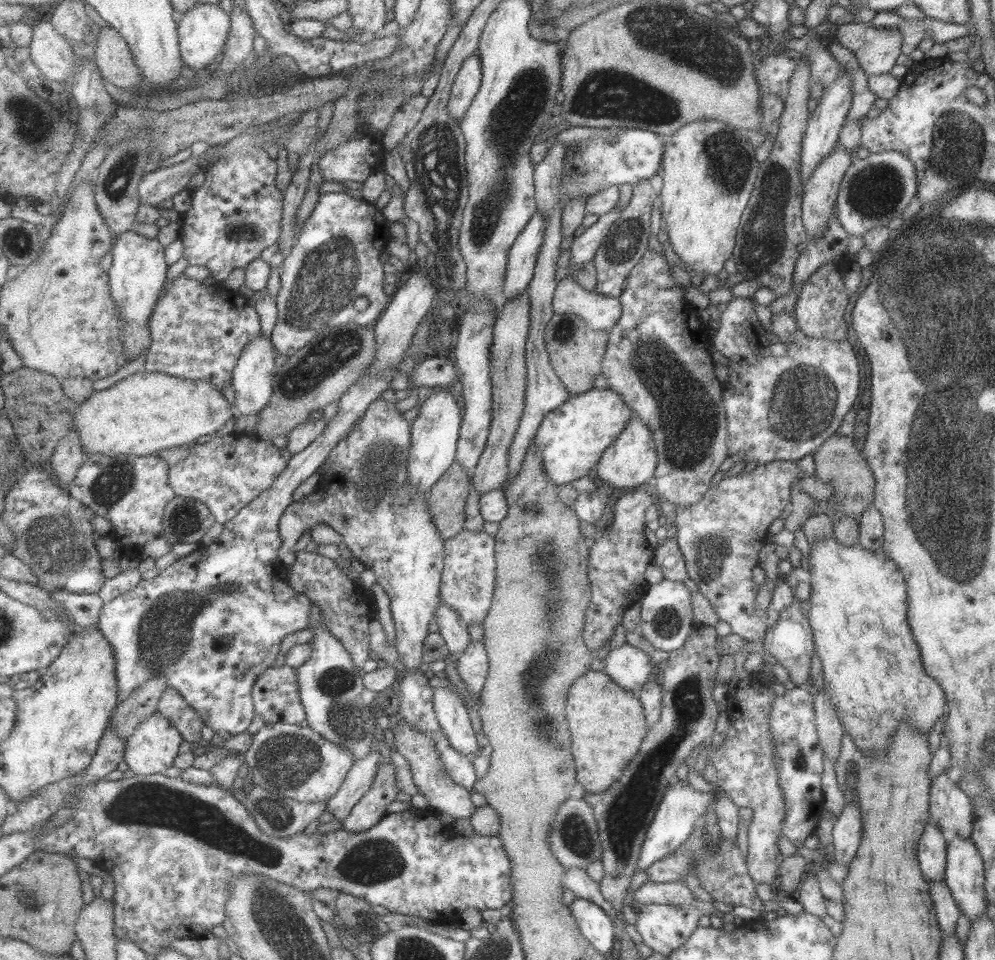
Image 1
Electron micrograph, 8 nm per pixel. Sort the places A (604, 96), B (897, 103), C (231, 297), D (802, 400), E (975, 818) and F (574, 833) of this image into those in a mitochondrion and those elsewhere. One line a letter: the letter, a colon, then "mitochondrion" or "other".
A: mitochondrion
B: other
C: other
D: mitochondrion
E: other
F: mitochondrion

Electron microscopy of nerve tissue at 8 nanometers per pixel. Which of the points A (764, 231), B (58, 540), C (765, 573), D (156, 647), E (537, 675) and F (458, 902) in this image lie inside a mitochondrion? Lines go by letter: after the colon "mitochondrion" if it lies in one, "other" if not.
A: mitochondrion
B: mitochondrion
C: other
D: mitochondrion
E: mitochondrion
F: other

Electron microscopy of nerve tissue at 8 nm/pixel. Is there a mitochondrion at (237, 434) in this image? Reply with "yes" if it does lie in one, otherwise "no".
no

